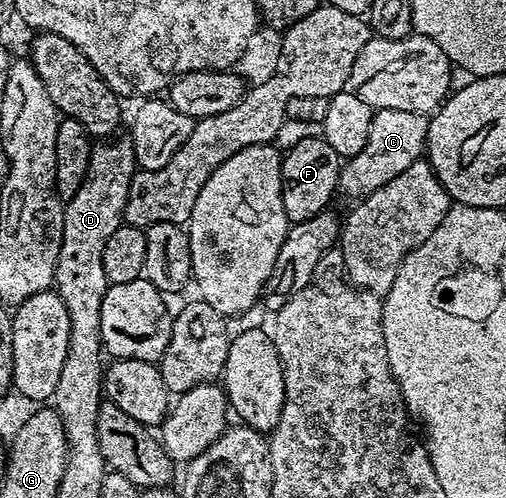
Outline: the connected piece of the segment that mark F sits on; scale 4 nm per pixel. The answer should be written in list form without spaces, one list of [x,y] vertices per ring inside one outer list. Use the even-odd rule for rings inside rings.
[[[322,137],[304,138],[292,146],[282,158],[282,201],[290,224],[299,224],[331,207],[330,199],[338,192],[338,176],[343,161]]]

